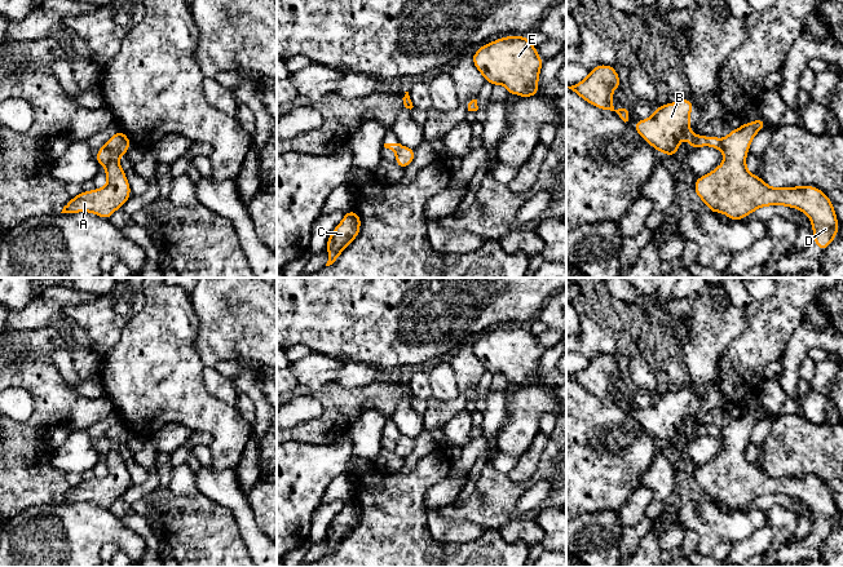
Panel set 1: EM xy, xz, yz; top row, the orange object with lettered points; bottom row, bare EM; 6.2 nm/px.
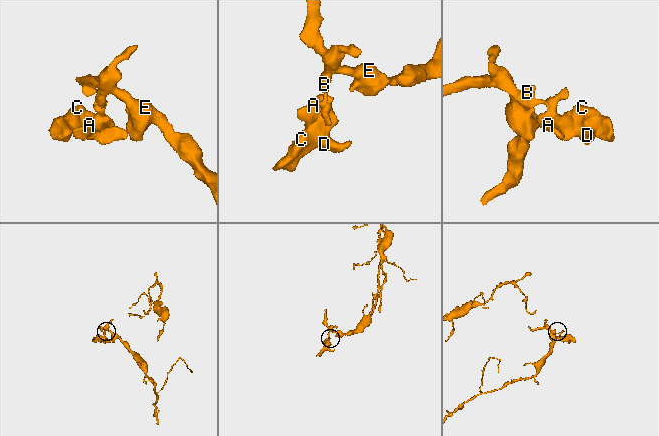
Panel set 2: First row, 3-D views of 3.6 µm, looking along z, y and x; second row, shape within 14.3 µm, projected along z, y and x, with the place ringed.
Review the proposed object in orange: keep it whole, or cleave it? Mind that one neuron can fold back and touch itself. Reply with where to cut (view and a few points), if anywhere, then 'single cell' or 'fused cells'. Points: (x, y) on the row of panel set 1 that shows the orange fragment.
cut in xy along (106, 144), (109, 162), (105, 165); fused cells

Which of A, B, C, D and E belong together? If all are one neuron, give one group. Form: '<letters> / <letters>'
A C D / B E

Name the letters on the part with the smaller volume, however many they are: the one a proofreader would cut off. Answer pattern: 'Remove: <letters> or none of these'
Remove: A, C, D

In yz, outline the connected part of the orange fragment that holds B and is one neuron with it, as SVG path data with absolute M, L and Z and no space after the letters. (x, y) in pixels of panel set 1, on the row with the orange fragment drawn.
M687 97L679 102L668 102L657 107L648 119L635 121L634 129L654 147L656 151L675 156L680 147L680 138L687 137L687 146L696 150L702 146L711 146L724 155L721 139L714 136L698 136L690 132L690 111L693 102Z

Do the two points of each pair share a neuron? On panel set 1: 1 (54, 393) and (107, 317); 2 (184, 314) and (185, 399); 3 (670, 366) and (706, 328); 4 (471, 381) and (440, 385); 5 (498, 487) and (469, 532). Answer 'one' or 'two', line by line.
1: two
2: one
3: two
4: two
5: two

